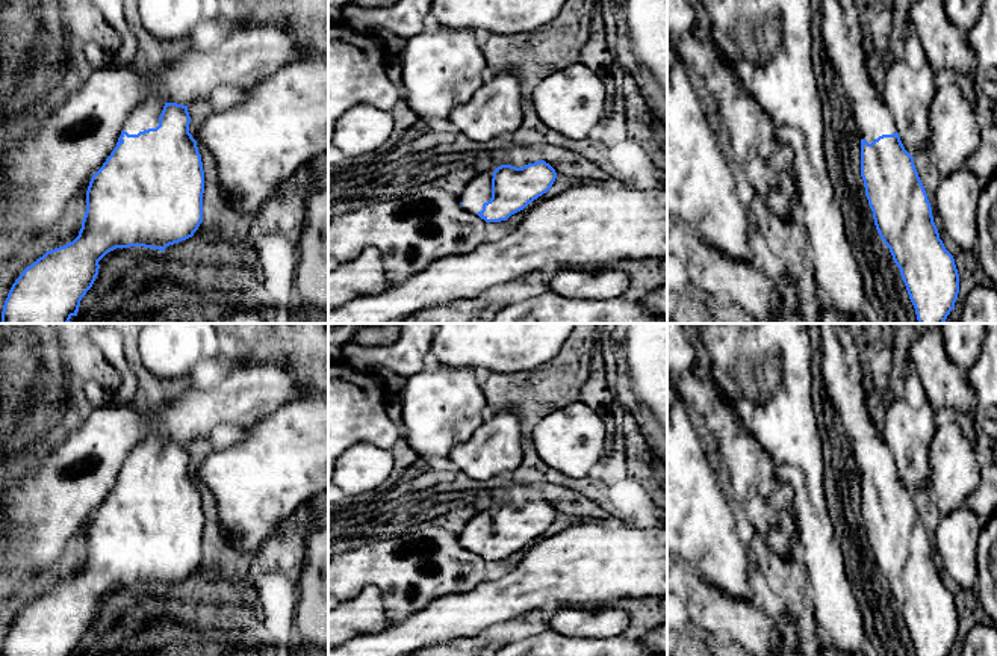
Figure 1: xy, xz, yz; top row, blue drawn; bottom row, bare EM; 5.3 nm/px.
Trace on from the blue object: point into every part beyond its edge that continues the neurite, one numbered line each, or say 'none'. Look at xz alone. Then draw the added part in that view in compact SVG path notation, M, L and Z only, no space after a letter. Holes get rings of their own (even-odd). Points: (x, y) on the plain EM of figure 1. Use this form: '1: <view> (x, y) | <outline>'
1: xz (478, 529) | M483 508L466 523L464 529L458 534L463 547L477 553L483 549L483 543L492 537L492 508Z

